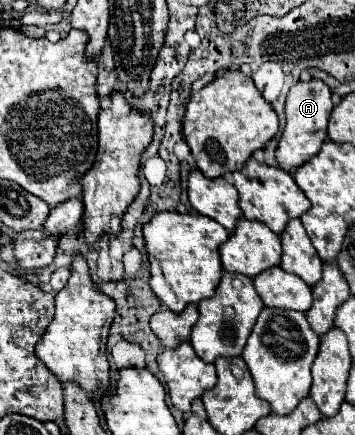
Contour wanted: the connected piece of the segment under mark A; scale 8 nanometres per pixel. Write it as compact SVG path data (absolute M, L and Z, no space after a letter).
M309 80L309 82L297 82L285 102L285 130L281 134L275 158L277 166L289 174L297 170L301 164L305 164L311 156L319 152L323 142L327 140L327 120L333 110L331 102L331 90L321 80Z

